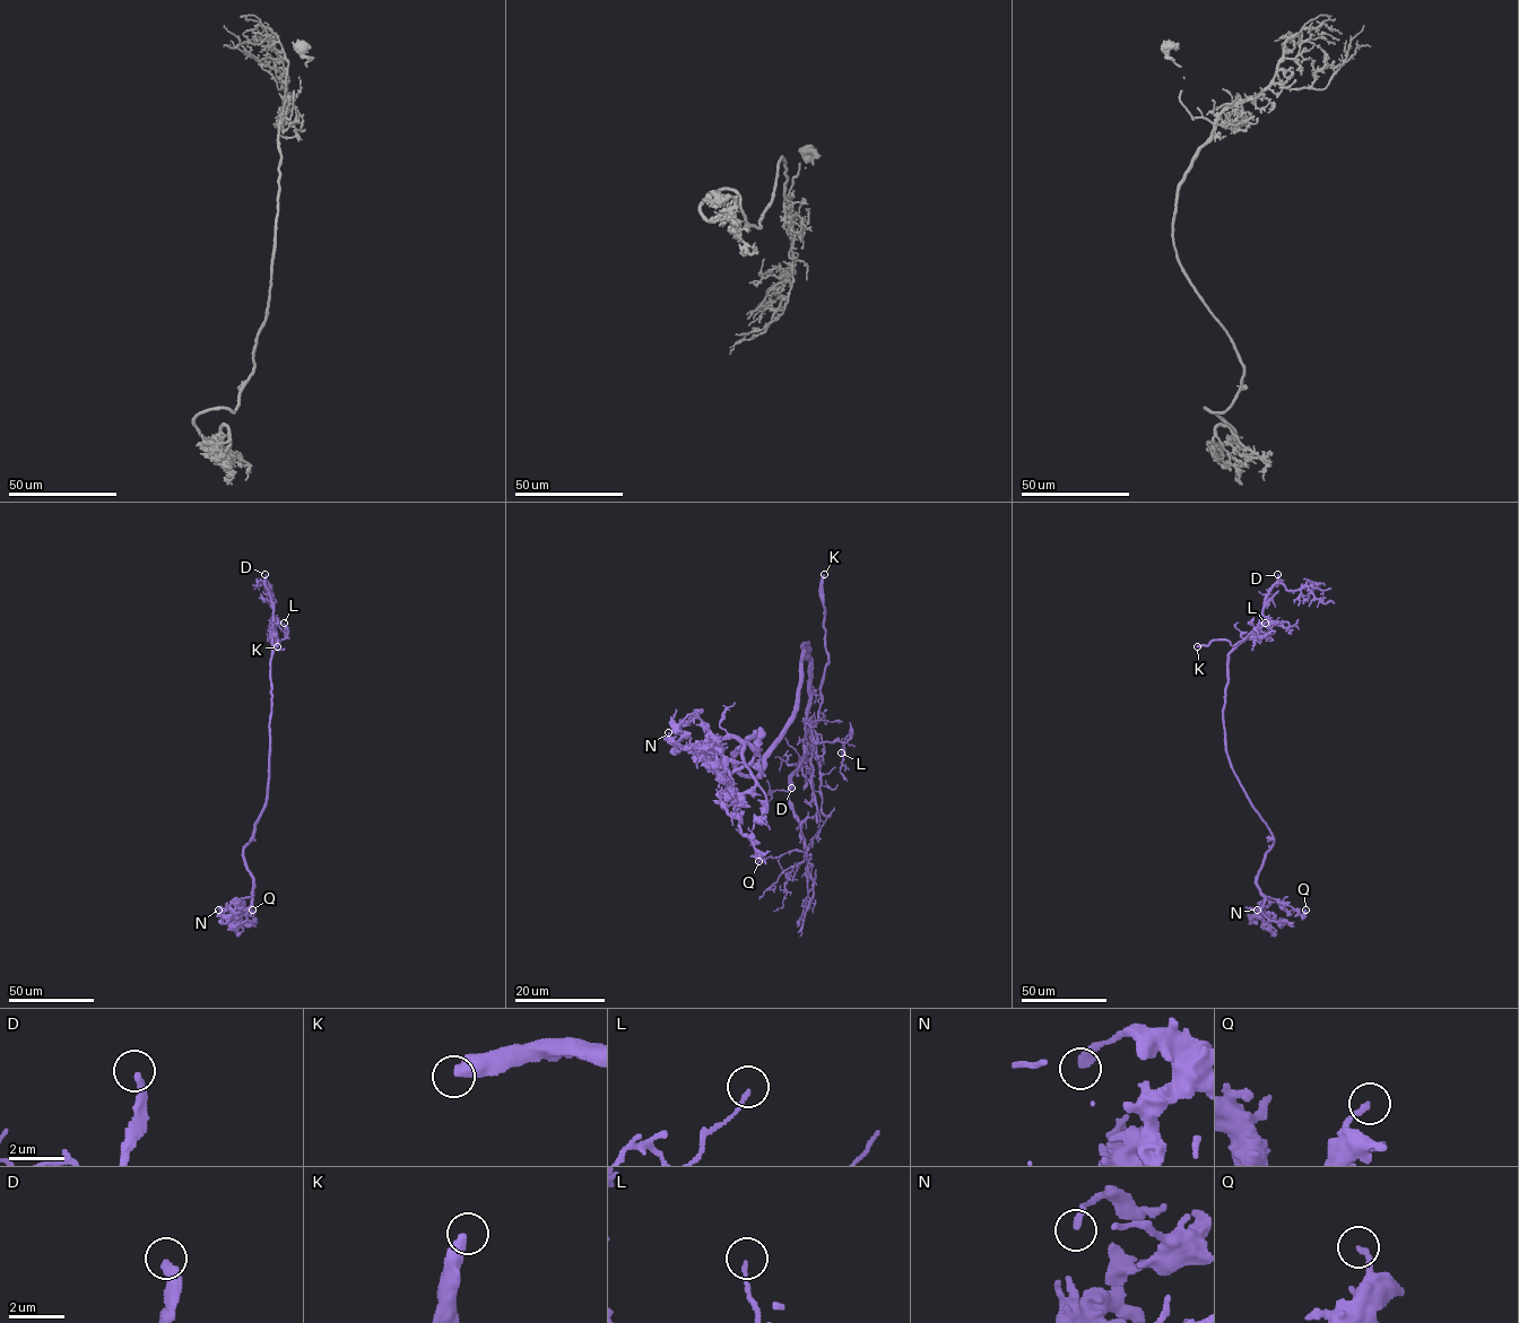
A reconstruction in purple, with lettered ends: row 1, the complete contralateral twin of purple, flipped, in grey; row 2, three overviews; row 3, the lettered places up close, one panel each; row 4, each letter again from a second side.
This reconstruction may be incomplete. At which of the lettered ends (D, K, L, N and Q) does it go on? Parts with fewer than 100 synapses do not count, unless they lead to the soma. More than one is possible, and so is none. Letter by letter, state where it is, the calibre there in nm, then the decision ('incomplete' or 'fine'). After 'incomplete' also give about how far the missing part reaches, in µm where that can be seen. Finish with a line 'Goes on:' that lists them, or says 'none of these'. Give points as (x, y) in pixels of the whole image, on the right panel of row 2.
D: place (1277, 574); calibre 300 nm; incomplete; missing 60 µm
K: place (1197, 646); calibre 440 nm; incomplete; missing 9 µm
L: place (1265, 623); calibre 120 nm; fine
N: place (1257, 910); calibre 280 nm; fine
Q: place (1305, 910); calibre 220 nm; fine
Goes on: D, K

